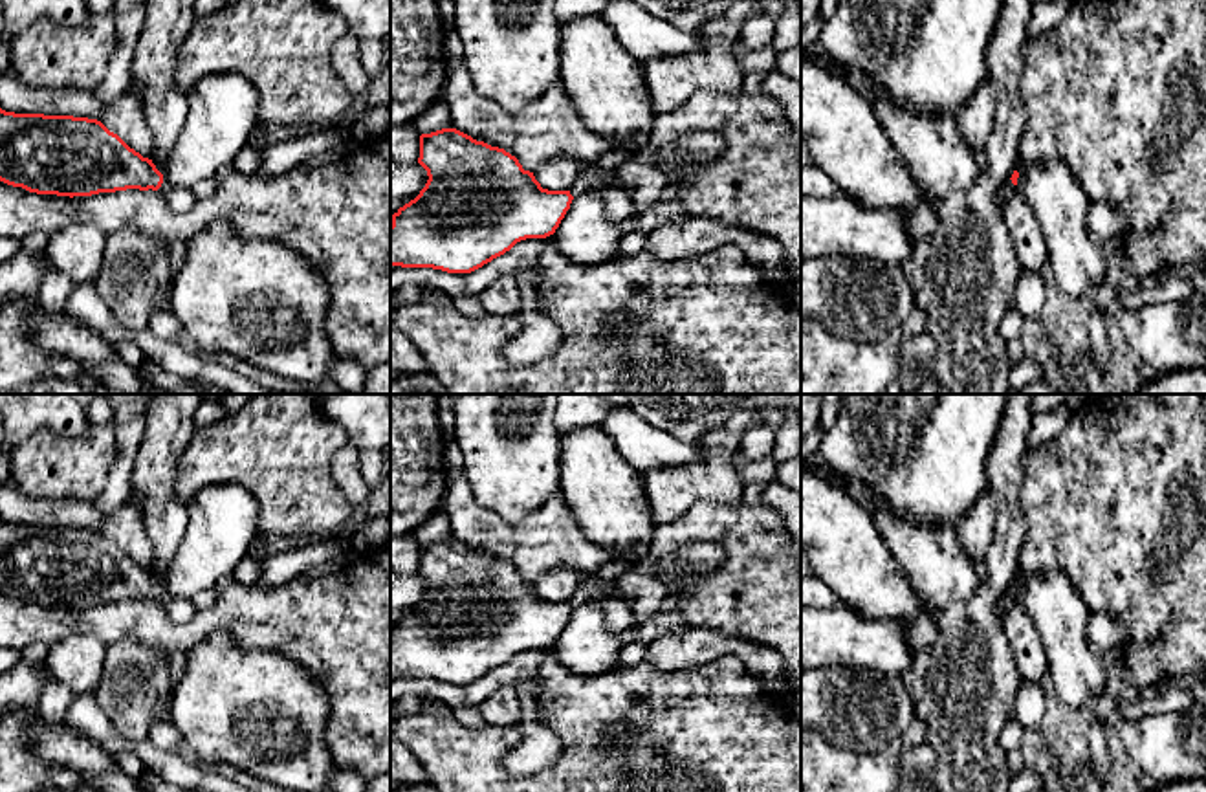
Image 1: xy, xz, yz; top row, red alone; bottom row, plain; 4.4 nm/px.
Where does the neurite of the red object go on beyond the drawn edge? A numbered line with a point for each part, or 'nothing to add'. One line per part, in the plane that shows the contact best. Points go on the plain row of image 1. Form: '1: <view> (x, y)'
1: xy (178, 609)

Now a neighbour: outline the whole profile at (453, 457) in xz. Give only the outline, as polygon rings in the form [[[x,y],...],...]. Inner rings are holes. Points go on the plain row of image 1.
[[[453,436],[445,438],[444,442],[444,462],[449,478],[455,478],[464,471],[464,453]]]

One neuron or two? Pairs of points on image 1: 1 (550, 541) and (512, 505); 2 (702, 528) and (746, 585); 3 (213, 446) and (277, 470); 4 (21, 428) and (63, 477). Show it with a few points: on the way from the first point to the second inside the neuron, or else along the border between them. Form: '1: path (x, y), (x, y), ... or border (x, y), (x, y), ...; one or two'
1: border (558, 494), (519, 521), (504, 521), (482, 508); two
2: path (719, 532), (746, 560), (746, 569); one
3: path (230, 450), (257, 450), (261, 453); one
4: border (72, 437), (50, 429), (35, 429), (19, 444); two

